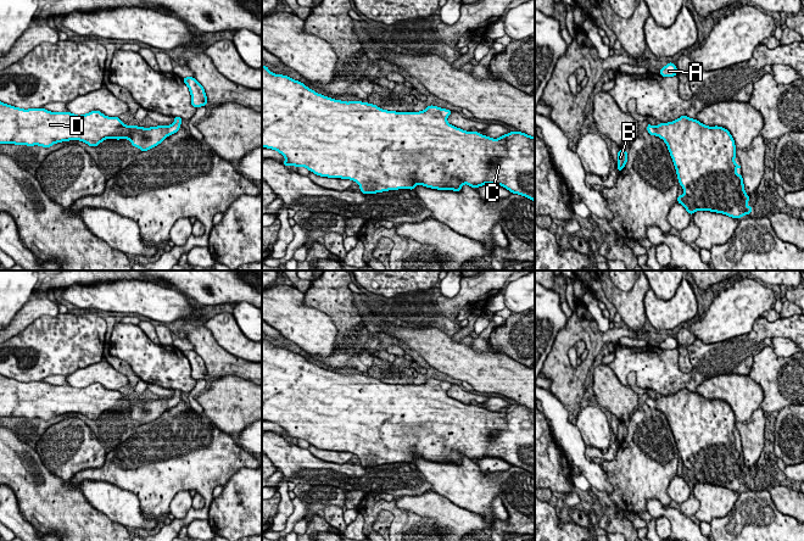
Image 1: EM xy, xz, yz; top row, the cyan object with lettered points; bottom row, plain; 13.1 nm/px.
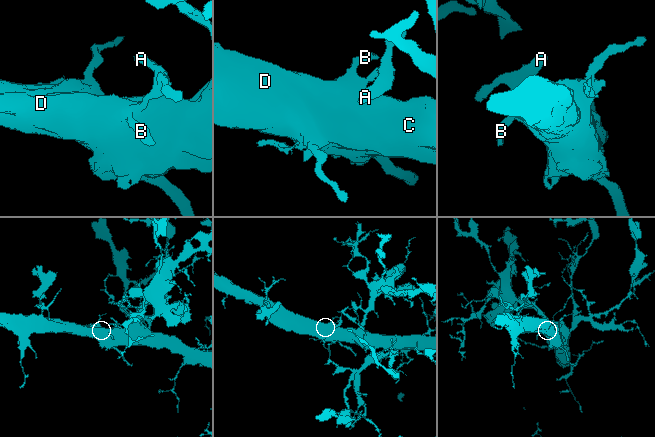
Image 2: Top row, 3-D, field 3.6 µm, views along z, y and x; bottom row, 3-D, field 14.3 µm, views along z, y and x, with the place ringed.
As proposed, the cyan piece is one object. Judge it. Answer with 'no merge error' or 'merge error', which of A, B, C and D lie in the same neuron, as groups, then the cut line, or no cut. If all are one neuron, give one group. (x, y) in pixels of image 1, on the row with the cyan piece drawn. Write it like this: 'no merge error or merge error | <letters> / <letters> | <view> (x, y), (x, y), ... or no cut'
no merge error | A B C D | no cut

